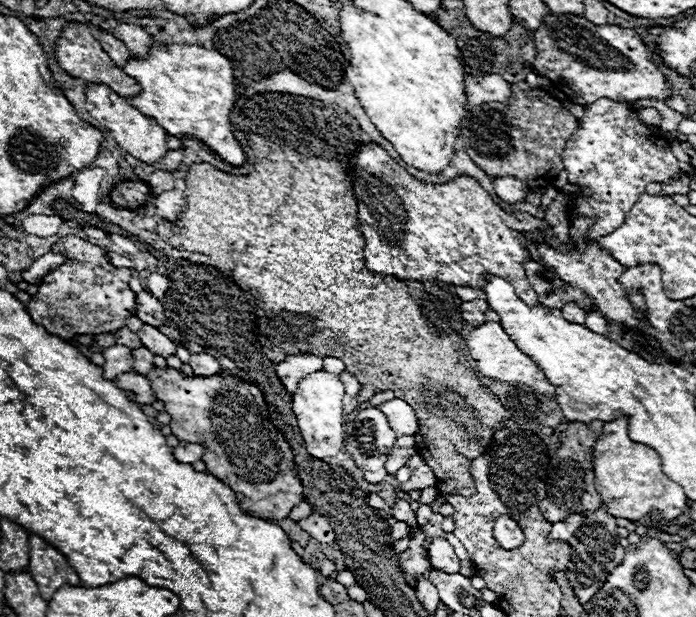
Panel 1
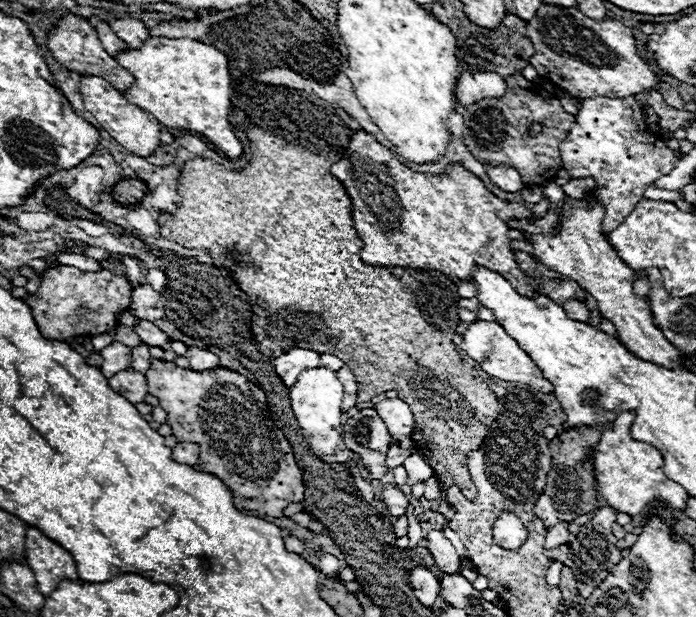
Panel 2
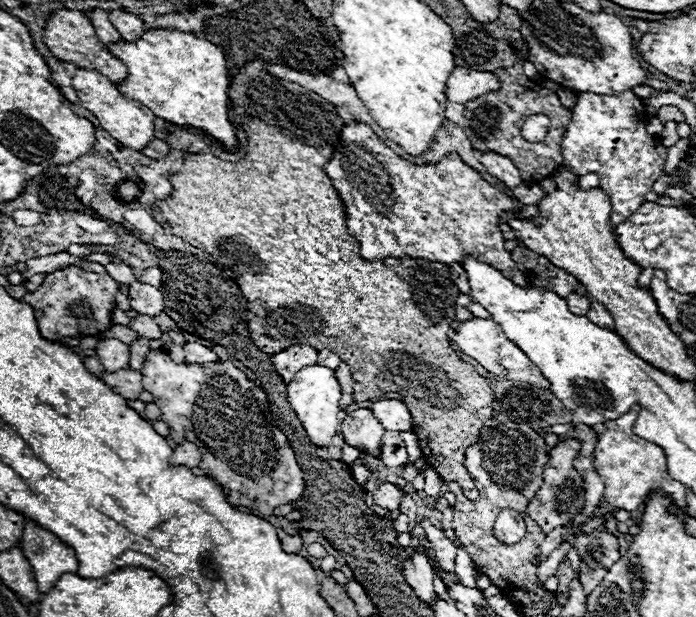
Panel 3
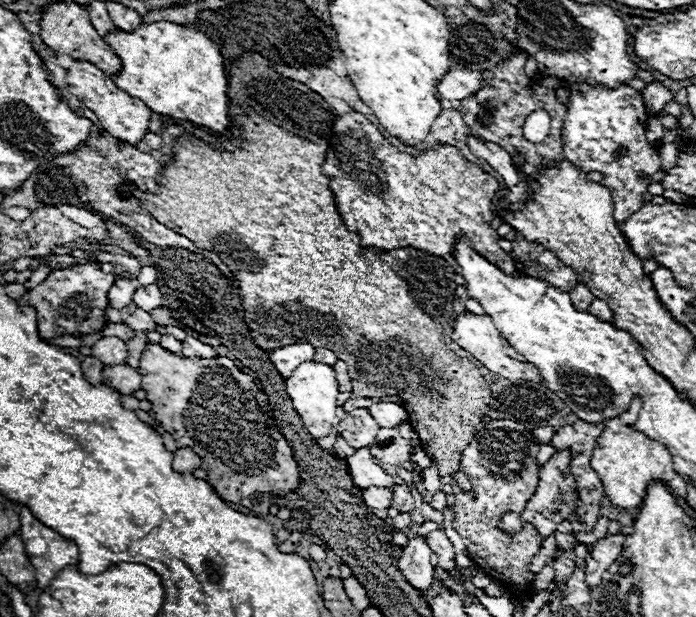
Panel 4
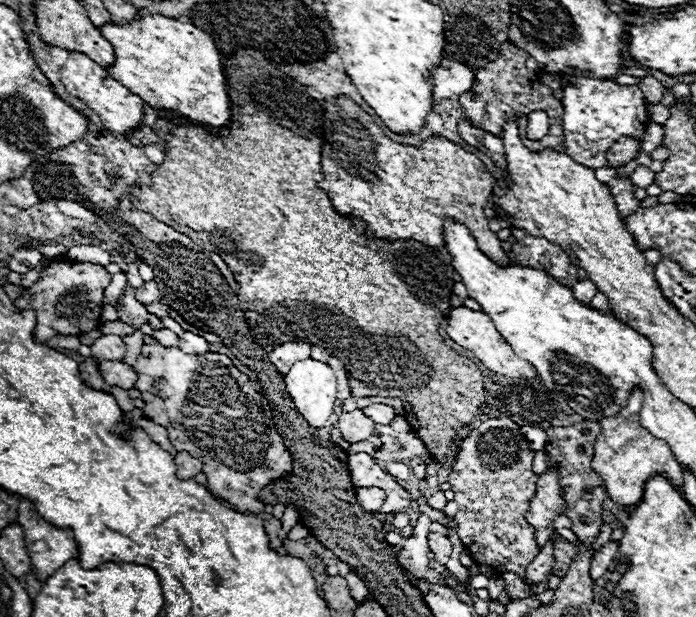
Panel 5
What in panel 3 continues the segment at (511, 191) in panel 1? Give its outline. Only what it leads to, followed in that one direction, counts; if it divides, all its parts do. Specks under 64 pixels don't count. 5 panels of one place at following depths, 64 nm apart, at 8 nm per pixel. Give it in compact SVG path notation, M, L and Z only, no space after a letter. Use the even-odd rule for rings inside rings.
M480 152L478 160L486 166L486 170L492 176L502 180L508 188L516 188L518 184L522 184L522 176L520 176L518 168L512 164L510 158L496 154L496 152Z

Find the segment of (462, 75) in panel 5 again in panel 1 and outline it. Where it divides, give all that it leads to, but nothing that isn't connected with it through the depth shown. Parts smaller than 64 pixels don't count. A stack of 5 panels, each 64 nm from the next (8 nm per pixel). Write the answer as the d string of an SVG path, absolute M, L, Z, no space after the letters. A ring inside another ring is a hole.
M466 74L466 102L478 106L482 102L506 102L510 96L510 84L500 74L470 76Z

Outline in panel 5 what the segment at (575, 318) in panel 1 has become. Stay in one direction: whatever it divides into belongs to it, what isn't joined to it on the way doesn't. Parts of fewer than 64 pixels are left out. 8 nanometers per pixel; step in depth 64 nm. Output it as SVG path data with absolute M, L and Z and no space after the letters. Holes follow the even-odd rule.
M582 278L580 282L574 284L574 298L578 298L580 302L590 302L596 292L598 292L598 288L594 286L594 282L590 278Z

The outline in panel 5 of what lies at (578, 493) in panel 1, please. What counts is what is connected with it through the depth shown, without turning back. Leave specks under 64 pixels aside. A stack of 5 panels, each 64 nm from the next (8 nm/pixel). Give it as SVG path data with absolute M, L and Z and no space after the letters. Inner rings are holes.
M546 470L538 478L536 494L534 494L534 498L530 502L530 510L526 514L526 520L536 530L538 548L542 548L552 538L552 530L554 530L552 520L554 520L554 516L562 514L562 508L564 508L564 498L560 494L558 474L554 470Z

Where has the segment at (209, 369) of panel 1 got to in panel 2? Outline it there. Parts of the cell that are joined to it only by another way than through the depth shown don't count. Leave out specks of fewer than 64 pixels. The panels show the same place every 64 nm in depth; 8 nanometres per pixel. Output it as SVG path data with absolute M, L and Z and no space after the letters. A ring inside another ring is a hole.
M188 346L186 358L190 360L190 368L194 368L194 370L212 370L214 366L220 364L216 354L212 354L204 348L196 348L196 346Z

